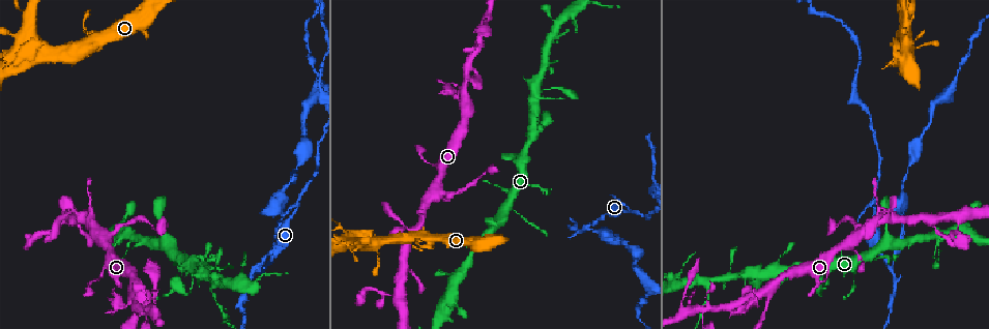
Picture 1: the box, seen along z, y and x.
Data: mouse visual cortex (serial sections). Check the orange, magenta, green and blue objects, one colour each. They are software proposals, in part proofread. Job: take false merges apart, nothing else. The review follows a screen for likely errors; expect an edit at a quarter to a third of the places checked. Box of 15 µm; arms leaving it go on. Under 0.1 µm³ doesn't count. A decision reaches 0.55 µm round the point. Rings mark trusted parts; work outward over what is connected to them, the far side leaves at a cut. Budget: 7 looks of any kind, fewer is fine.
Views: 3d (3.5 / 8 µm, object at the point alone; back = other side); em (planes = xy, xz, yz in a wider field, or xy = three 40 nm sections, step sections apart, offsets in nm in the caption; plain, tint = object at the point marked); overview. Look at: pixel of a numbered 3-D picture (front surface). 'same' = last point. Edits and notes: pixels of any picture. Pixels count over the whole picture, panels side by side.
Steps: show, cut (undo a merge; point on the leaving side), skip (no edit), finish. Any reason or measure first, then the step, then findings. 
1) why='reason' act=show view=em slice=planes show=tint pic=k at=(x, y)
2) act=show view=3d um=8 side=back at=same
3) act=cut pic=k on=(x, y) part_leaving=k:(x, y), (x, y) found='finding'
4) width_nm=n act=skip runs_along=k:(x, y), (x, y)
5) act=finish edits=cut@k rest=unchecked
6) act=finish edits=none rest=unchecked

act=show view=3d um=3.5 pic=1 at=(254, 266)

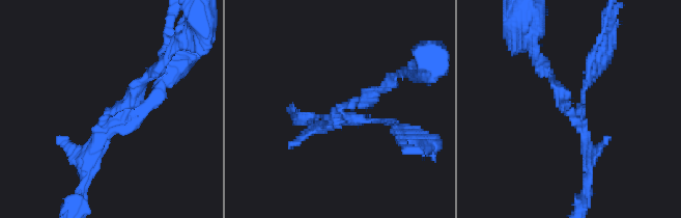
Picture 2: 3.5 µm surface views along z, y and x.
act=show view=em slice=xy step=5 show=plain pic=2 at=(108, 112)

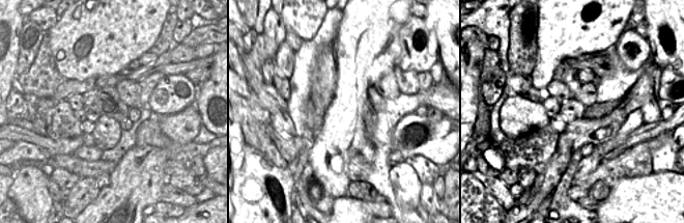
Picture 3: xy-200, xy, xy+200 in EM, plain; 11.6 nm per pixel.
why='where the object lies' act=show view=em slice=xy step=5 show=tint at=same

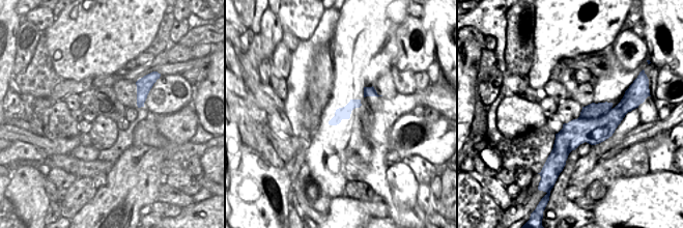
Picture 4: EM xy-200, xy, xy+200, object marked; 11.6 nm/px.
act=cut pic=2 on=(149, 107) part_leaving=2:(345, 116), (387, 118), (419, 142) found='a second cell is stuck on'

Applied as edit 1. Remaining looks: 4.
act=show view=overview

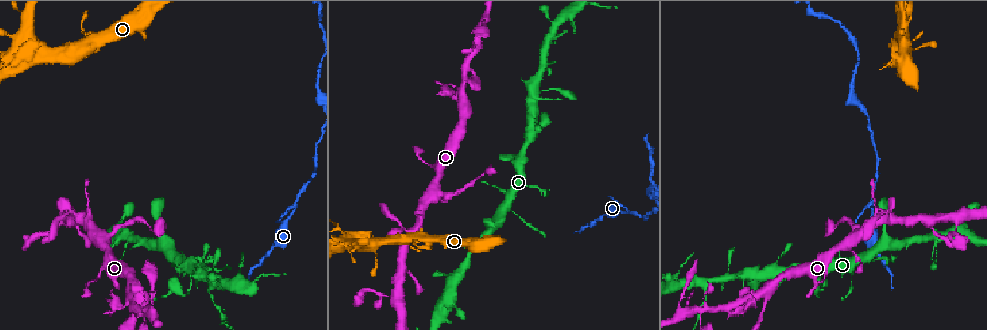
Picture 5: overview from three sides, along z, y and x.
why='two arms in line, one across' act=show view=3d um=3.5 pic=5 at=(956, 218)

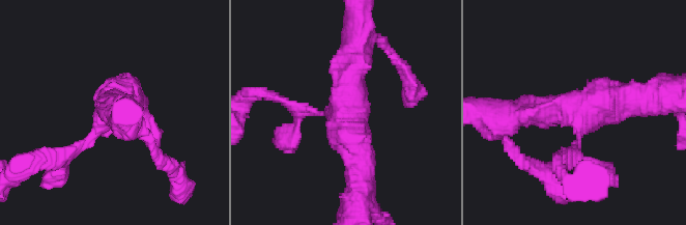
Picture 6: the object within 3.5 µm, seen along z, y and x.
arms=3 arm_widths_nm=150,400,500 act=show view=em slice=xy step=1 show=tint pic=6 at=(344, 108)

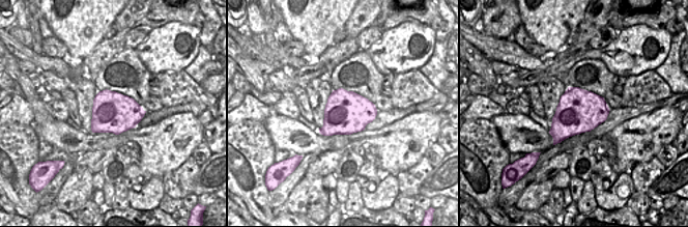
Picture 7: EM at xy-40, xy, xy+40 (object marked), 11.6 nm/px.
width_nm=500 act=skip runs_along=6:(511, 115), (638, 100) found='continuous, no second cell'

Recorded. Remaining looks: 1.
act=finish edits=cut@2 rest=unchecked

